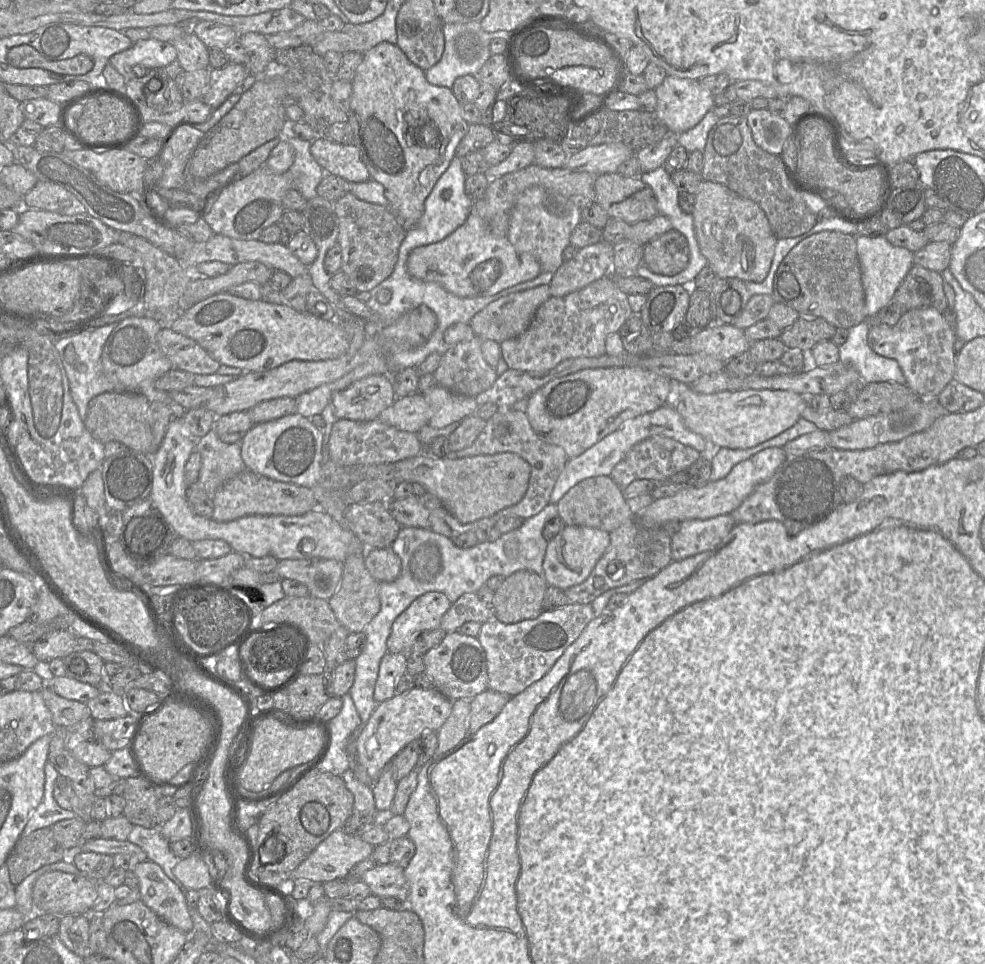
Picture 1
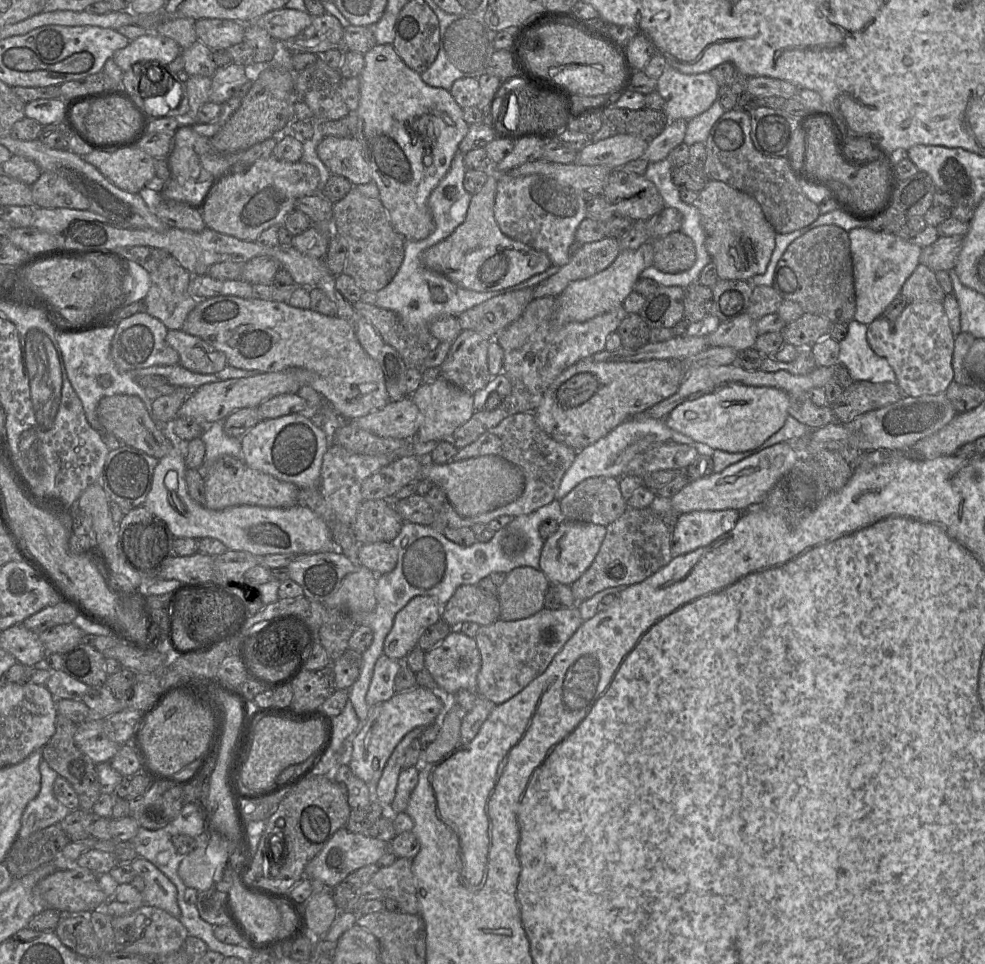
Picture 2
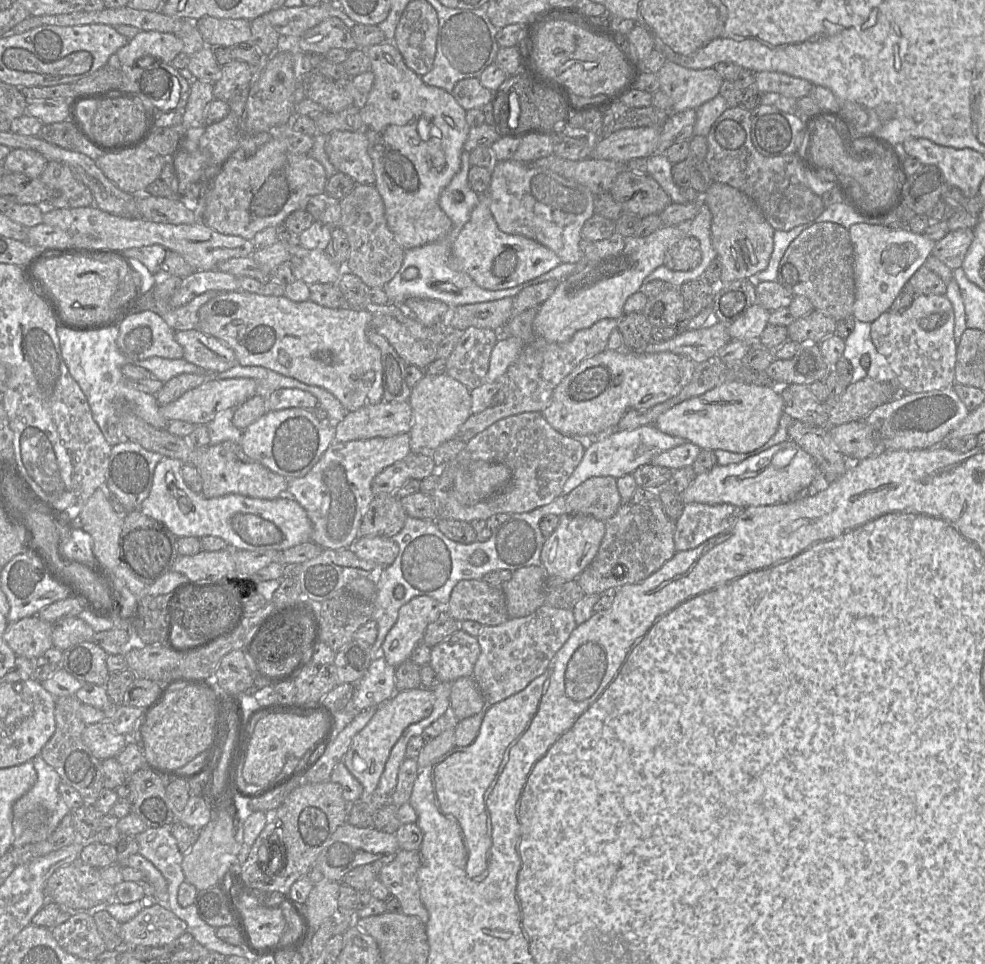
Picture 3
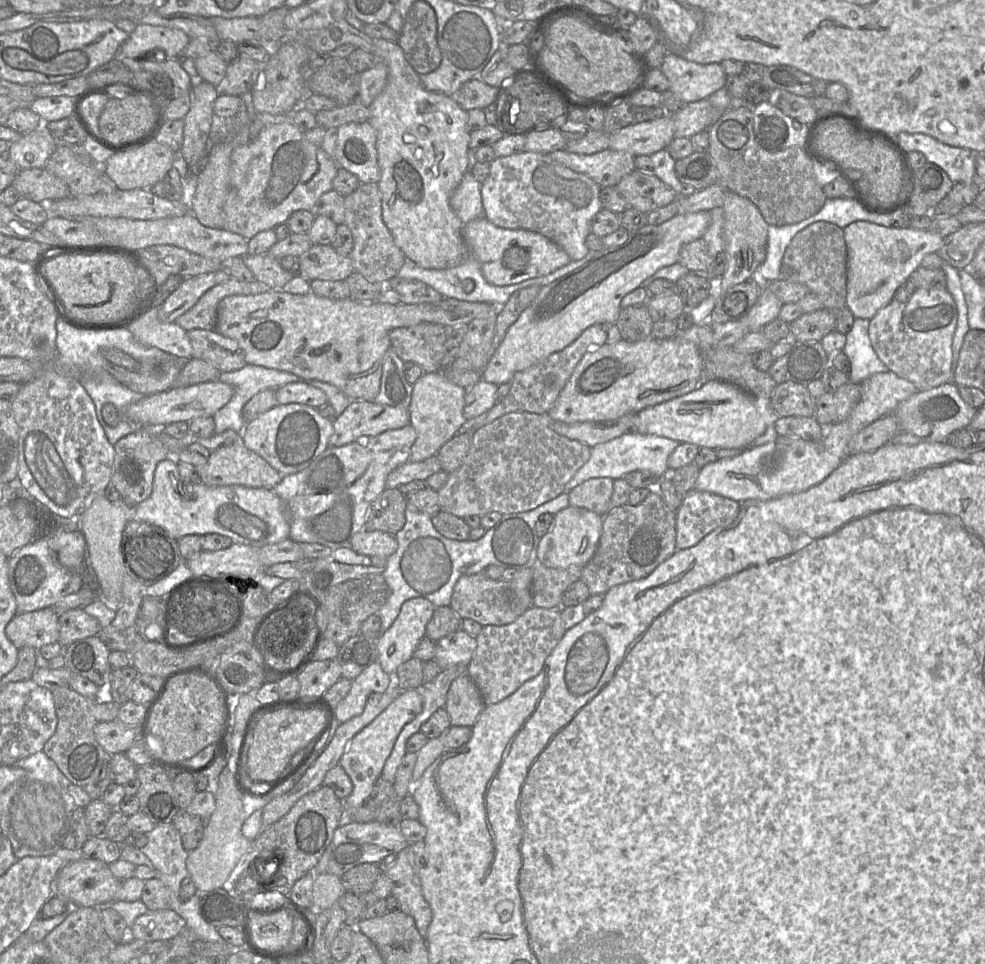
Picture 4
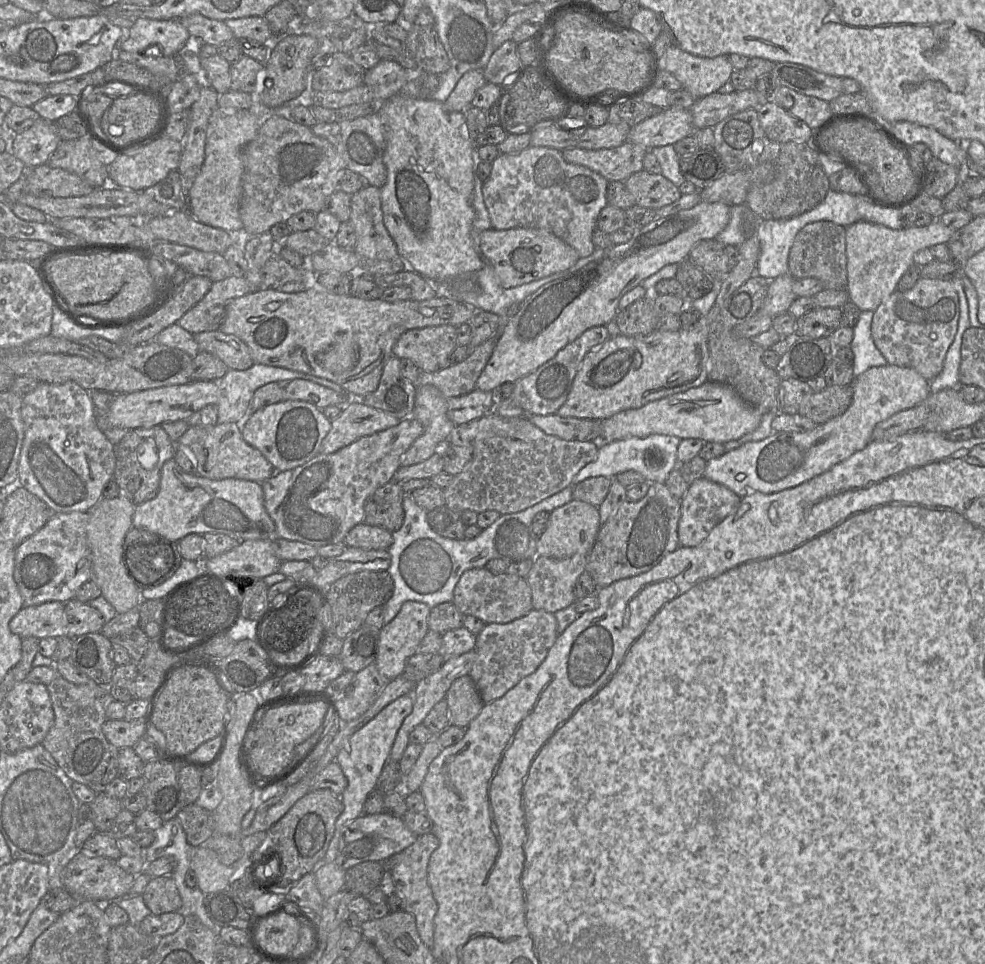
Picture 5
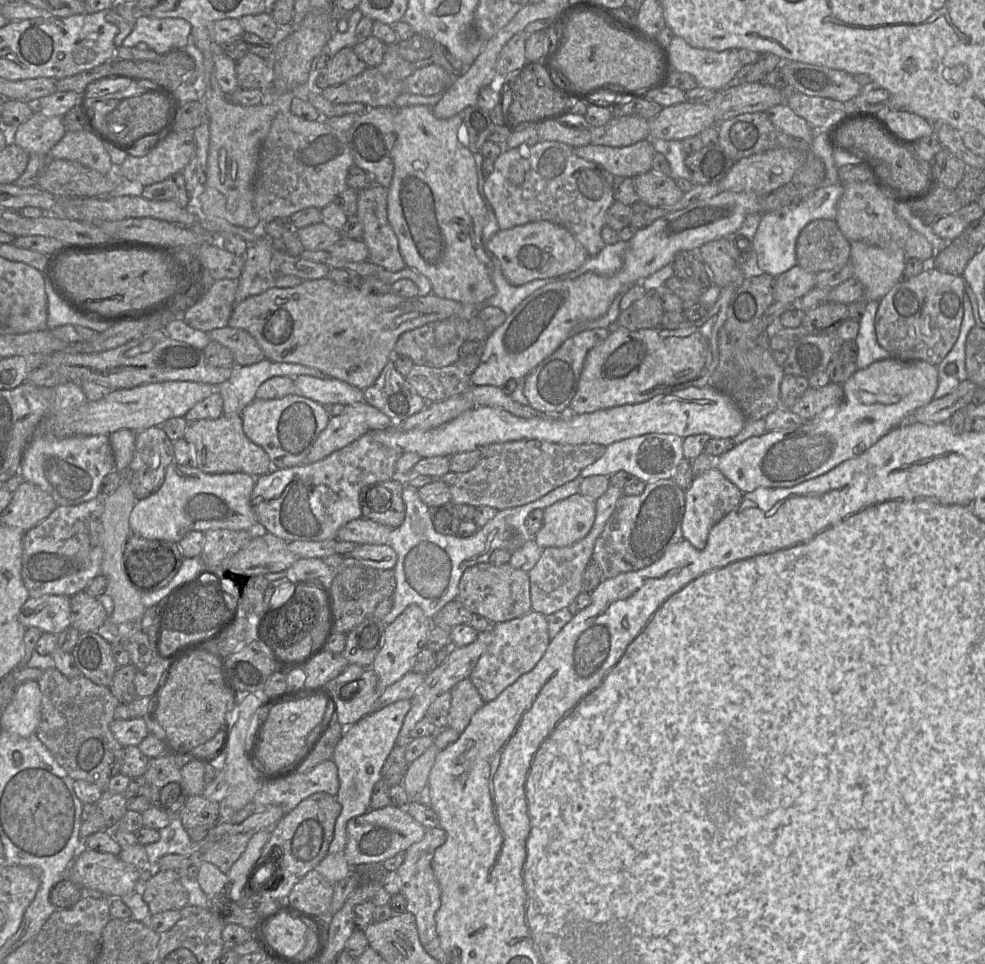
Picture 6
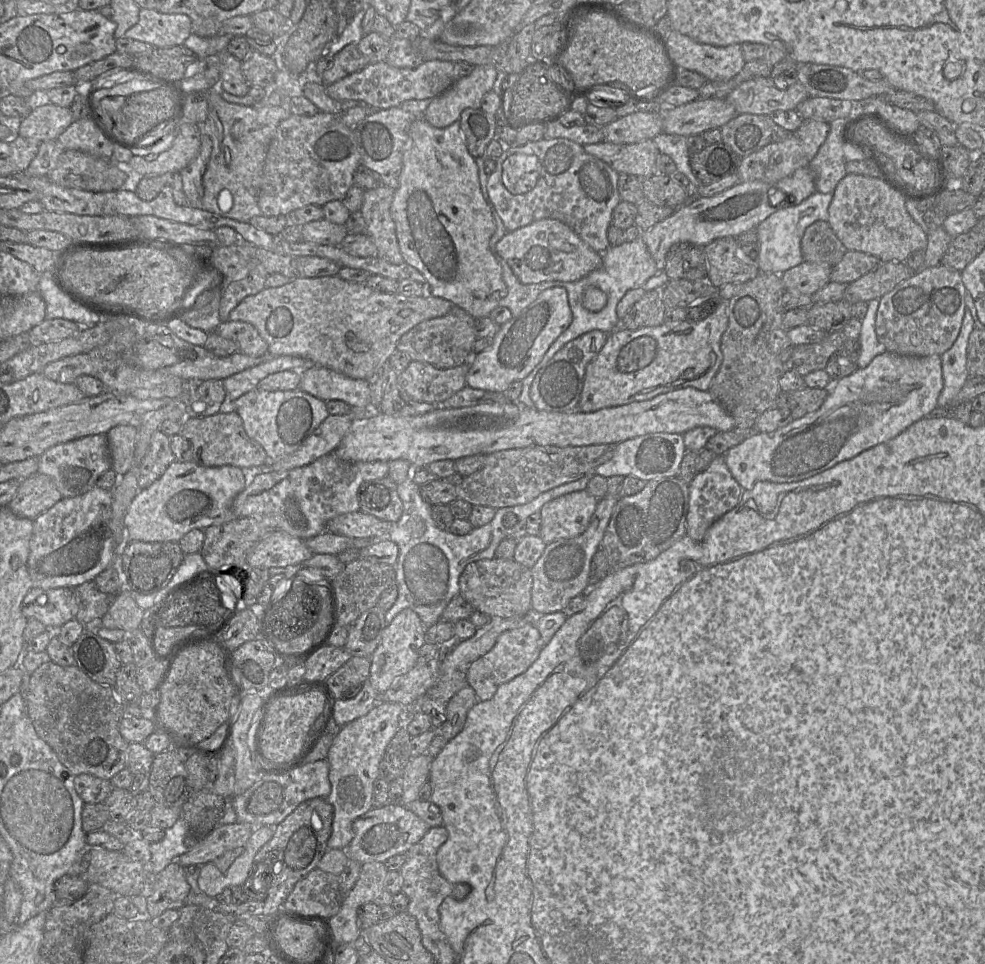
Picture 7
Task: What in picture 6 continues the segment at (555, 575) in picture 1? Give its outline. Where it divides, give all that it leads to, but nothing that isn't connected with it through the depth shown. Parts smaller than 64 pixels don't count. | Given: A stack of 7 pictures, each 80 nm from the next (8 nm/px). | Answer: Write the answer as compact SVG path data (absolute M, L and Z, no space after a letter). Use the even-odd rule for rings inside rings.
M581 494L572 495L543 510L543 526L534 539L542 549L566 547L583 539L596 516L595 501Z

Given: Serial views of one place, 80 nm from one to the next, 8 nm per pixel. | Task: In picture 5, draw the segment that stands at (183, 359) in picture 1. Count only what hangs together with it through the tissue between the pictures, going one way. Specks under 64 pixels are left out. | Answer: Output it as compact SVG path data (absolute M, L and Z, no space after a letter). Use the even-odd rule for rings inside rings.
M214 330L193 336L199 346L199 352L217 356L230 370L246 370L255 364L249 347L235 335Z

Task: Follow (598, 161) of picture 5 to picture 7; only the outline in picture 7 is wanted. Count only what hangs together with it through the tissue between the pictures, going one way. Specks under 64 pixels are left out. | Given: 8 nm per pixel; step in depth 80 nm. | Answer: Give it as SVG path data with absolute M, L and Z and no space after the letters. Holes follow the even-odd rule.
M652 139L634 144L600 142L583 146L586 153L607 163L616 172L642 179L657 174L659 150Z

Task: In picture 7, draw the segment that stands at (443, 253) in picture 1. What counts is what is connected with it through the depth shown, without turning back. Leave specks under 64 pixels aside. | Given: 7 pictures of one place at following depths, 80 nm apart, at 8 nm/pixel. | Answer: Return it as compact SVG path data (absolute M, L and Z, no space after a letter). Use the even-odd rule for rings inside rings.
M550 218L507 232L495 249L523 284L544 281L573 282L599 269L603 264L602 253L593 250L568 225Z

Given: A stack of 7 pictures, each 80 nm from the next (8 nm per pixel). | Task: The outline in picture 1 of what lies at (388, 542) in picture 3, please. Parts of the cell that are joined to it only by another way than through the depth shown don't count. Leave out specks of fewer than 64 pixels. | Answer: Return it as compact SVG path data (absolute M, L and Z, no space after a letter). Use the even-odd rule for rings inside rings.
M391 547L368 548L364 556L364 563L378 582L392 582L401 573L400 557Z

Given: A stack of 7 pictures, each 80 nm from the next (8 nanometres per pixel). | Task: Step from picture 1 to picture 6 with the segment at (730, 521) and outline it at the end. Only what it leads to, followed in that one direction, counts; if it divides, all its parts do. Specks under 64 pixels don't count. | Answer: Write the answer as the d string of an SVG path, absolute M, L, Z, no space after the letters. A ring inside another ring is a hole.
M715 466L695 477L685 490L685 510L682 520L682 535L695 548L703 549L710 529L732 511L741 501L743 493Z

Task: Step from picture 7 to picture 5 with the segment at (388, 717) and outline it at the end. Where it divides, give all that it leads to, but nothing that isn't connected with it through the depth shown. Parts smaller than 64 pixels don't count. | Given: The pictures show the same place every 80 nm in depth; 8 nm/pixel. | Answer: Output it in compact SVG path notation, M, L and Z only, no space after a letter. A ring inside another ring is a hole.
M412 694L401 696L389 703L375 717L350 736L338 752L335 761L347 778L347 787L340 796L343 811L336 820L335 832L322 863L335 861L343 827L362 815L364 803L369 793L375 789L377 779L389 760L396 735L405 718L412 712L413 705Z

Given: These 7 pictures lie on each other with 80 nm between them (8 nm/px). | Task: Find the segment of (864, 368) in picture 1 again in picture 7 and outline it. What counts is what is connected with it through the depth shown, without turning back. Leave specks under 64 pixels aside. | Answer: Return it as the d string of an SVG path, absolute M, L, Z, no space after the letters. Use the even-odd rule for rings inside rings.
M881 298L871 299L868 303L868 310L862 319L862 329L859 336L861 344L860 355L858 357L858 368L865 368L879 354L887 351L886 347L879 342L876 335L876 314Z

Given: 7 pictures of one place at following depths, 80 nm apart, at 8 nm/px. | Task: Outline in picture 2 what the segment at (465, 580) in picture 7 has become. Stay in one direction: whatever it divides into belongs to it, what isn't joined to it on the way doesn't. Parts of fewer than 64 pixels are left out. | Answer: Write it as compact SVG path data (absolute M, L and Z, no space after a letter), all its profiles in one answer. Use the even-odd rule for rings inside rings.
M461 585L443 605L442 619L452 629L465 622L490 625L500 619L500 603L497 596L484 593L478 585Z

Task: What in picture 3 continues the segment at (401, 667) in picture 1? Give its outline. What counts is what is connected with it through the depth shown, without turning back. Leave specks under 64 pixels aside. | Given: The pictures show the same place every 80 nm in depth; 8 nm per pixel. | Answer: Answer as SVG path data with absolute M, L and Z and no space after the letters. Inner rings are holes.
M377 655L363 677L354 684L354 693L345 711L358 715L389 700L396 692L395 669L382 655Z

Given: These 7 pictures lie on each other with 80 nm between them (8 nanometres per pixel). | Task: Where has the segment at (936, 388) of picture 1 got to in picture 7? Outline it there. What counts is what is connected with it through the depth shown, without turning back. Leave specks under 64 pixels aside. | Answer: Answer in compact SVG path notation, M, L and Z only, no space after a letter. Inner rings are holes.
M941 264L927 267L881 297L876 314L876 335L888 352L926 357L942 355L956 341L965 315L966 288L961 272Z

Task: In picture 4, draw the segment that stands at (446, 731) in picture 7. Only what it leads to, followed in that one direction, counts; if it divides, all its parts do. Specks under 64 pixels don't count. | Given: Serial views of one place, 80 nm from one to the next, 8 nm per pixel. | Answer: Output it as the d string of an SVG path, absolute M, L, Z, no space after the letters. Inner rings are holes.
M468 674L453 680L444 706L451 726L473 727L485 706L480 691Z

